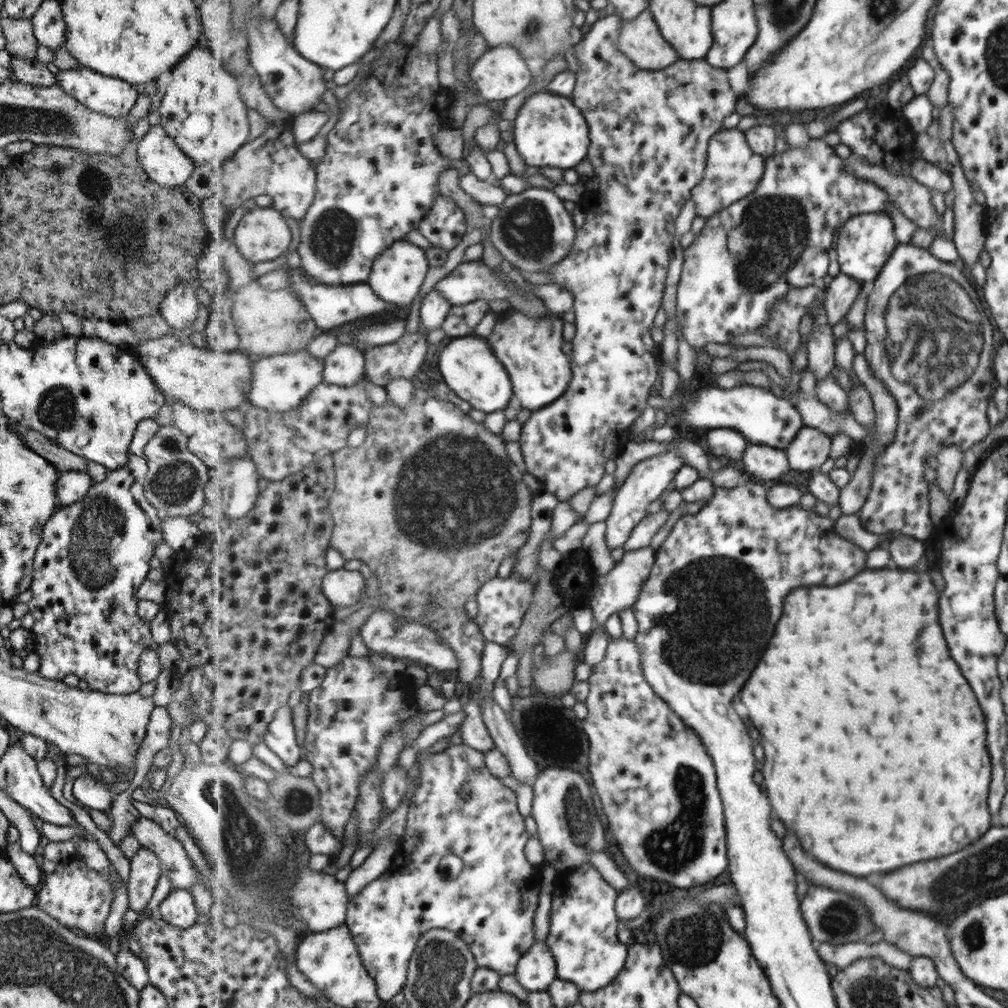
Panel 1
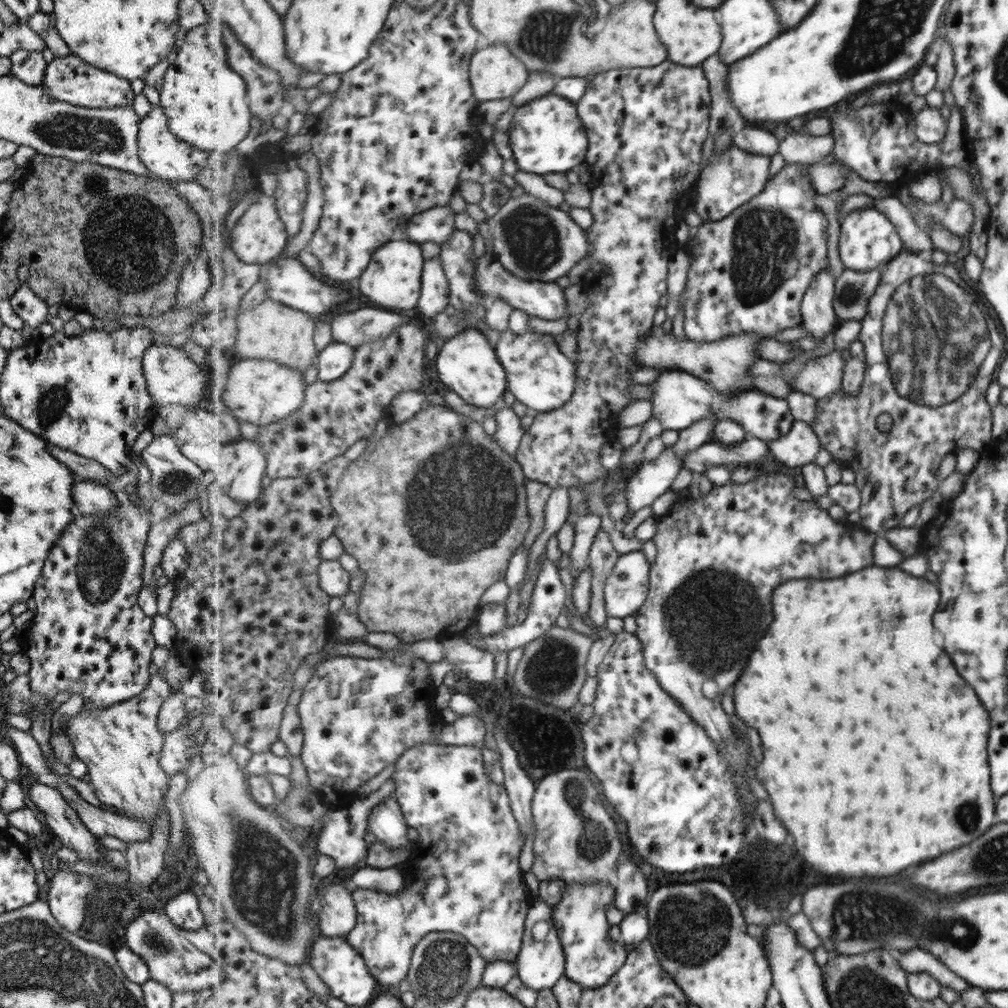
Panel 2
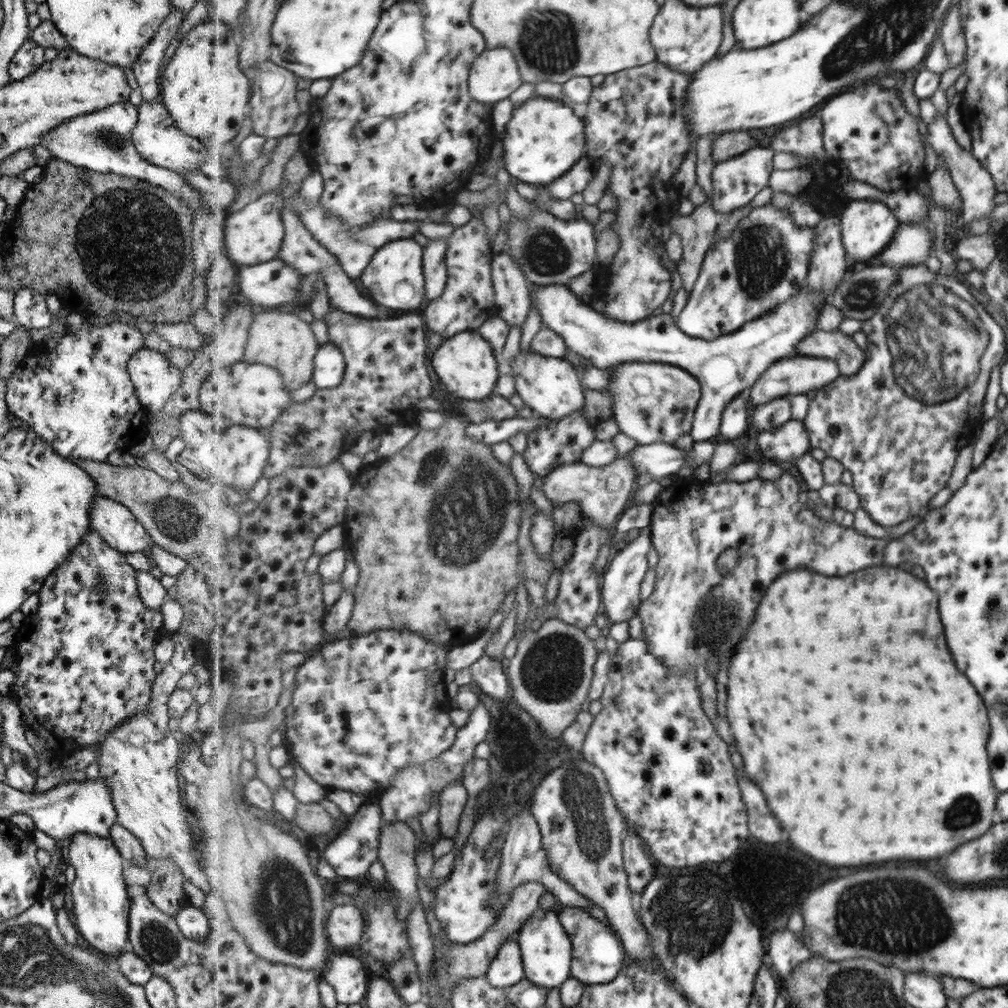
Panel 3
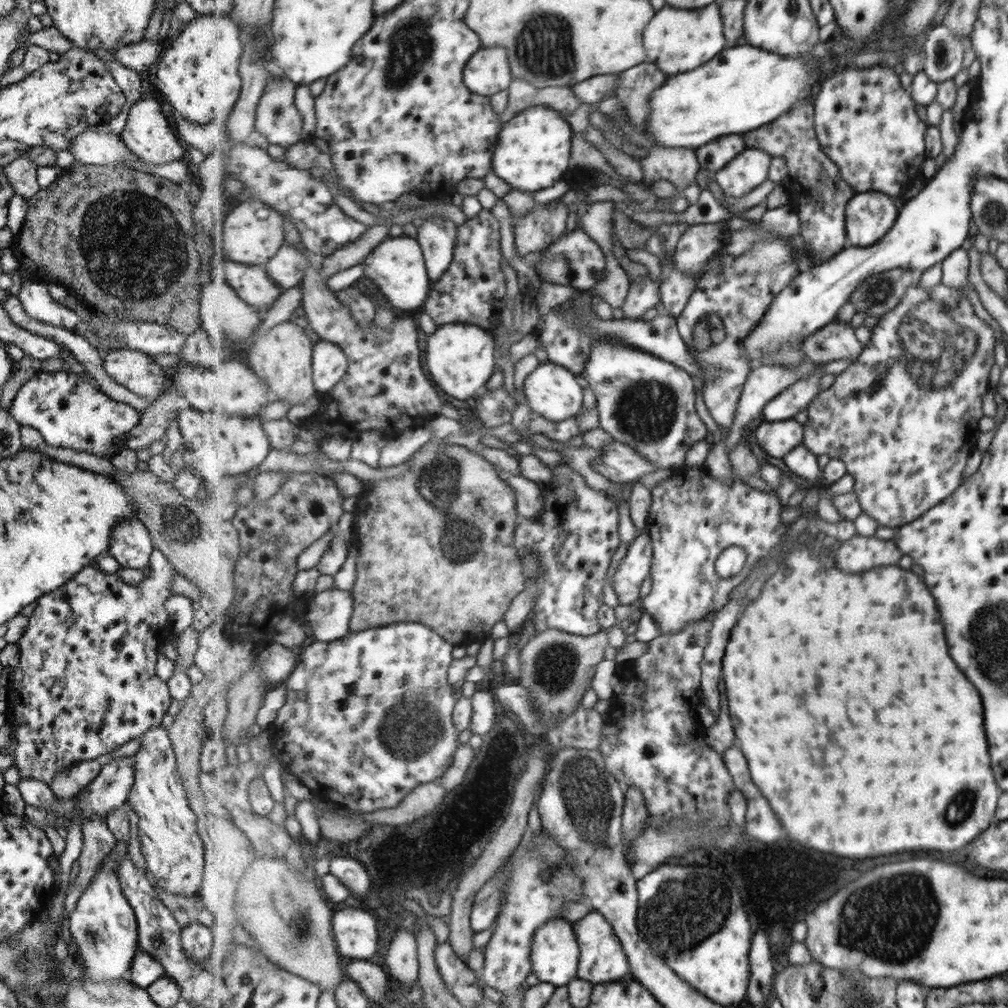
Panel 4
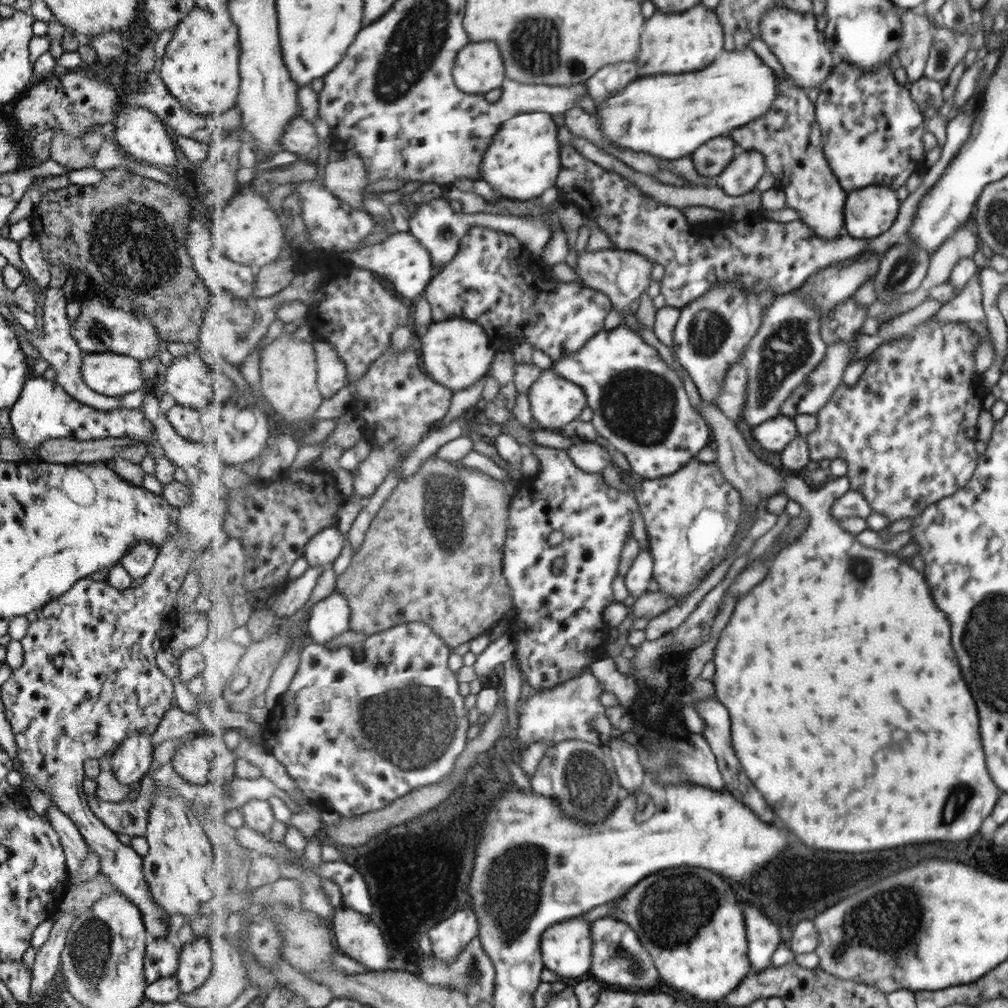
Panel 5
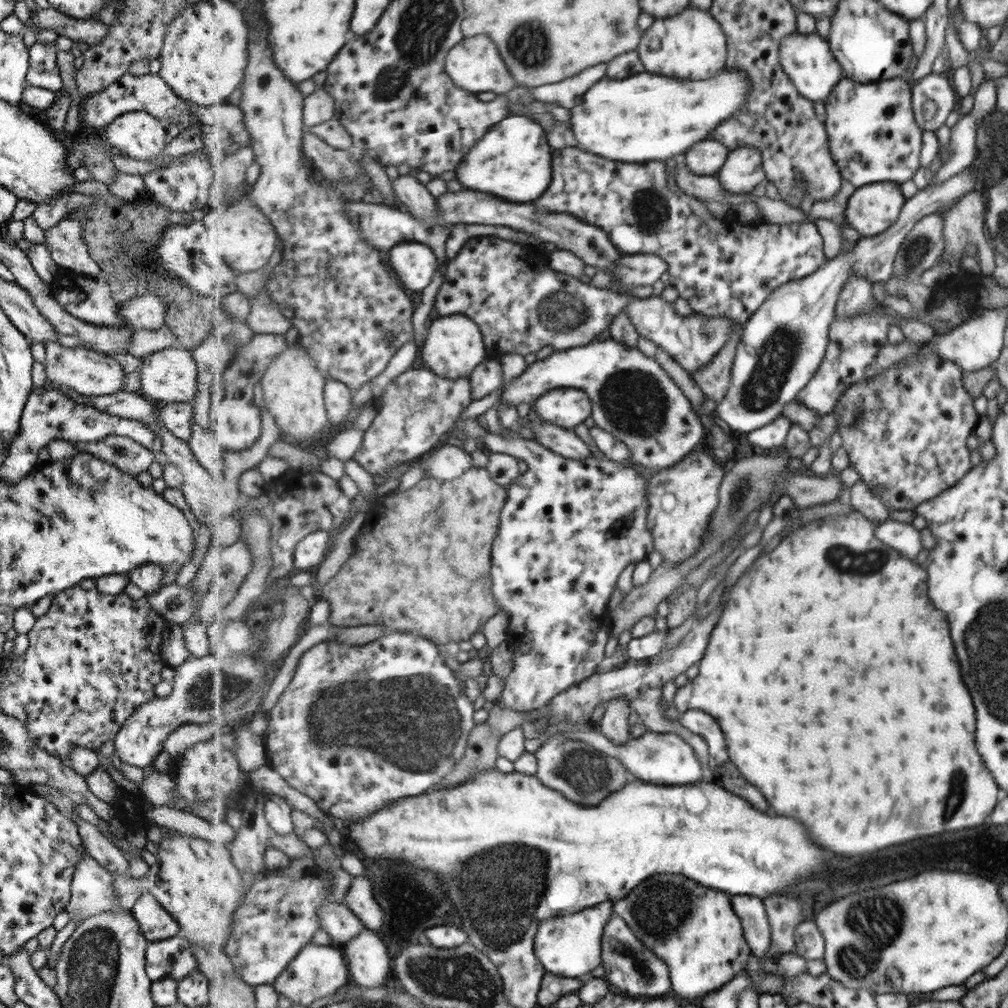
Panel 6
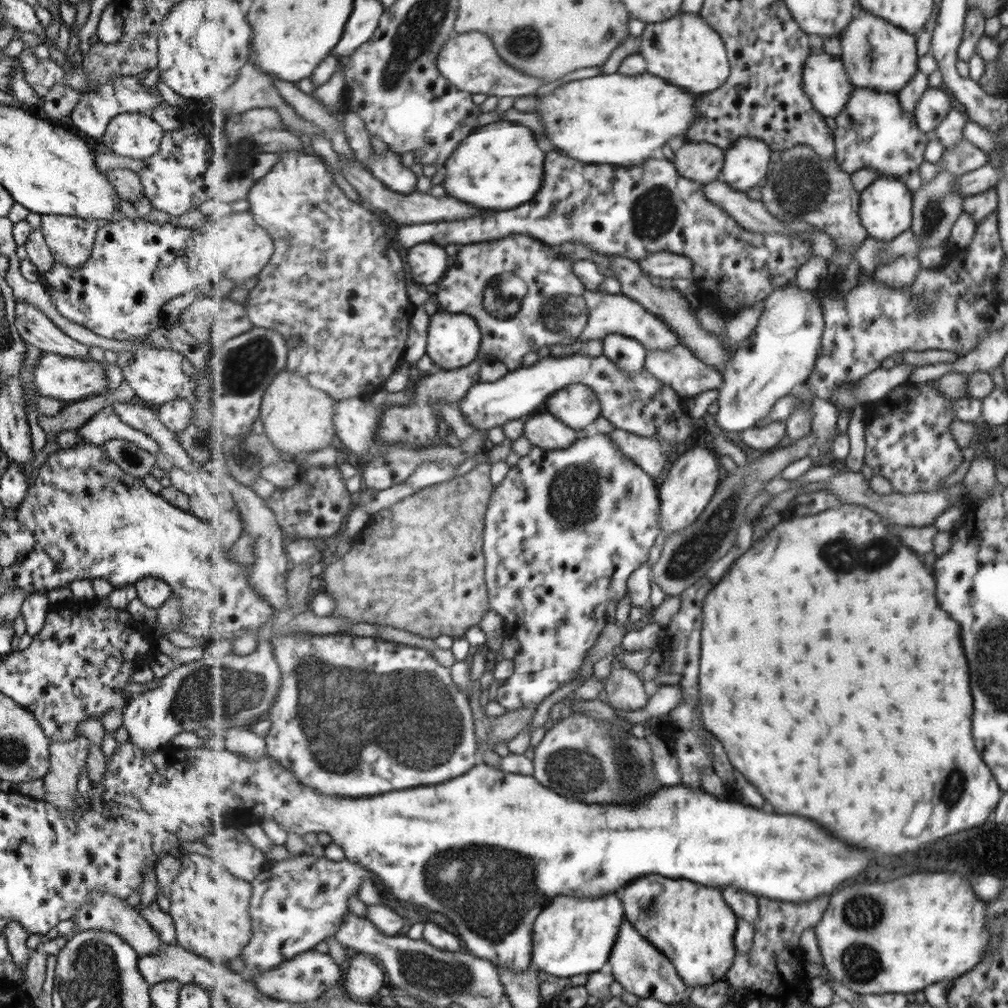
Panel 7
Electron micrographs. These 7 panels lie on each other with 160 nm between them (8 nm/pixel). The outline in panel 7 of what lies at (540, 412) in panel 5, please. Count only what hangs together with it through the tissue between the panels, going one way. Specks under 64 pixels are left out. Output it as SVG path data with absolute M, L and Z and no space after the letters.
M573 384L563 388L546 403L547 412L554 414L577 432L590 432L593 422L602 416L603 409L597 392L587 384Z

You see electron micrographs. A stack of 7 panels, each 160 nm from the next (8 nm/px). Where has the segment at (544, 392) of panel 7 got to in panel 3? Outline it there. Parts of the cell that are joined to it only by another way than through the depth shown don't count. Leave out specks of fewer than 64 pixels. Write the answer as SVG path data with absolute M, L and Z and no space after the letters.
M629 362L609 368L612 381L607 386L607 392L613 396L614 416L621 433L634 438L639 445L664 442L674 445L677 439L692 432L694 414L703 395L701 383L688 370L664 363Z

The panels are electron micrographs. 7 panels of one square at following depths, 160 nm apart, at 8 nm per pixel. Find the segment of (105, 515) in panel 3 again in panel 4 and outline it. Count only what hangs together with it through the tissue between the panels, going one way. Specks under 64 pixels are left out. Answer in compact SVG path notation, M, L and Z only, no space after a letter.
M125 517L109 531L109 544L105 552L122 567L143 569L148 566L153 546L147 529L135 517Z

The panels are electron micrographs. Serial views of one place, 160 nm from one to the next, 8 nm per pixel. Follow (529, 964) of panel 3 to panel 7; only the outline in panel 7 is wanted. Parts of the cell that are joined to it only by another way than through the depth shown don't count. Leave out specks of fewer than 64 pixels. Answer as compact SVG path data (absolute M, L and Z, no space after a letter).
M611 893L605 896L584 896L560 894L553 902L546 906L537 917L534 925L534 954L532 964L541 971L559 978L576 977L579 974L596 973L609 962L612 952L616 948L621 925L626 919L624 902L621 893Z

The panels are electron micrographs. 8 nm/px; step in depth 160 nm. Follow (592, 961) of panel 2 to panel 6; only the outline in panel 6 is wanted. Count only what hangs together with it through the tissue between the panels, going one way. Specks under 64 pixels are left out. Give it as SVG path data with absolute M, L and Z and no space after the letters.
M613 916L604 930L602 967L612 989L620 993L644 999L673 995L671 970L668 963L649 950L621 916Z

